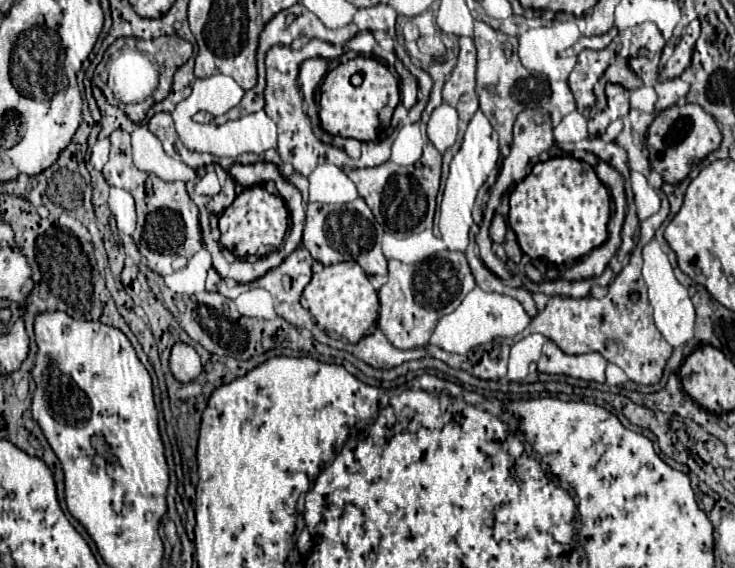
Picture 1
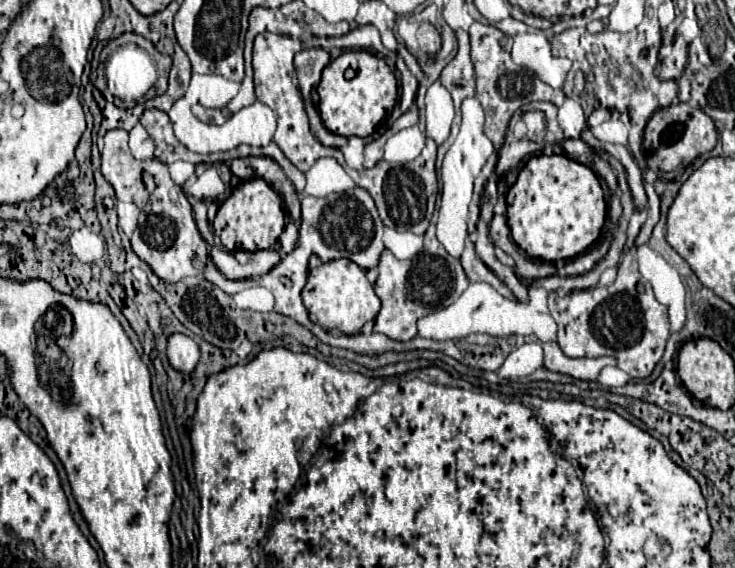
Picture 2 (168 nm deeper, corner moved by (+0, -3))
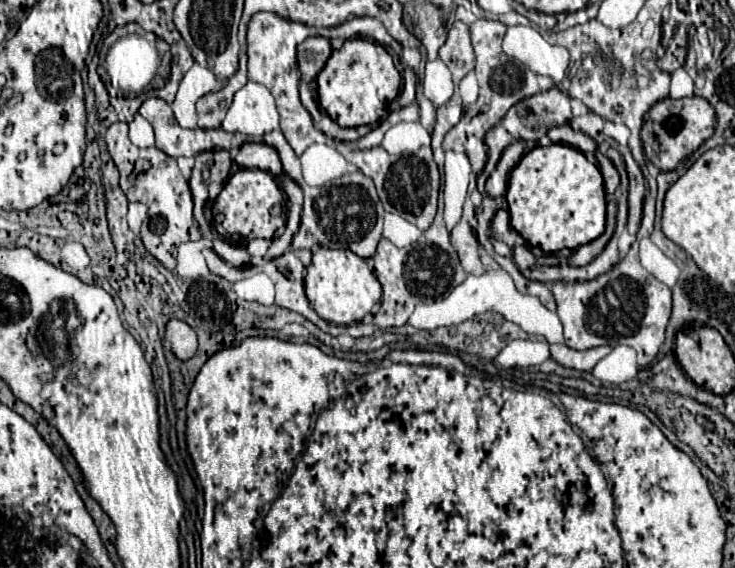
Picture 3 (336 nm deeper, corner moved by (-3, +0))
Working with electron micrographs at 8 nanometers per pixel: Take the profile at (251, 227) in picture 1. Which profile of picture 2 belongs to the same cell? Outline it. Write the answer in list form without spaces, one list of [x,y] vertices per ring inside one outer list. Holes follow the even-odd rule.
[[[262,178],[246,180],[240,186],[236,186],[232,194],[218,206],[212,228],[214,228],[214,234],[220,236],[222,246],[230,252],[236,252],[242,248],[248,252],[272,248],[284,230],[282,200],[270,188],[270,184],[264,182]]]

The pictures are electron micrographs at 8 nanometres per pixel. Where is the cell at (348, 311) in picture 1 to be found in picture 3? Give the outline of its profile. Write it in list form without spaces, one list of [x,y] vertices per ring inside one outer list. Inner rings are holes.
[[[325,249],[313,255],[311,265],[305,275],[305,293],[317,315],[335,325],[359,323],[373,307],[381,301],[381,285],[377,277],[369,271],[367,263],[347,249]]]

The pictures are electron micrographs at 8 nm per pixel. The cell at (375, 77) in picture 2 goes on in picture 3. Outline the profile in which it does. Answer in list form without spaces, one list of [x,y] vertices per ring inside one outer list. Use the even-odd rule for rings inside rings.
[[[365,39],[345,41],[341,49],[331,53],[329,61],[317,77],[319,105],[341,127],[375,125],[389,111],[387,107],[397,97],[399,83],[401,75],[385,47]]]

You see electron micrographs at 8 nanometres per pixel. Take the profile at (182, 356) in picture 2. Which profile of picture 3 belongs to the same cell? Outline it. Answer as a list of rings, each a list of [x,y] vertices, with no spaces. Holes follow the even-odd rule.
[[[171,319],[167,323],[165,339],[171,341],[171,351],[175,353],[177,359],[187,361],[187,359],[195,357],[195,353],[197,353],[197,333],[187,323]]]

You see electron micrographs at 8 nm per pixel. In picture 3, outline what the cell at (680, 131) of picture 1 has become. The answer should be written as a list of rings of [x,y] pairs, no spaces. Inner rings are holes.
[[[687,97],[687,99],[663,99],[655,103],[649,111],[649,119],[643,123],[641,141],[647,159],[659,171],[673,171],[683,159],[687,159],[693,151],[701,147],[715,131],[715,109],[703,97]]]

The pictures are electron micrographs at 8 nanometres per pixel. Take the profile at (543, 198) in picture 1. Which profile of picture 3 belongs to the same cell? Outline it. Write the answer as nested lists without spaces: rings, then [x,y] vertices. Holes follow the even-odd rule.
[[[553,143],[549,147],[535,147],[515,165],[509,179],[507,203],[513,229],[531,245],[541,247],[545,253],[557,253],[561,249],[577,249],[593,239],[597,239],[605,231],[605,187],[601,171],[587,161],[587,157],[569,147]]]

